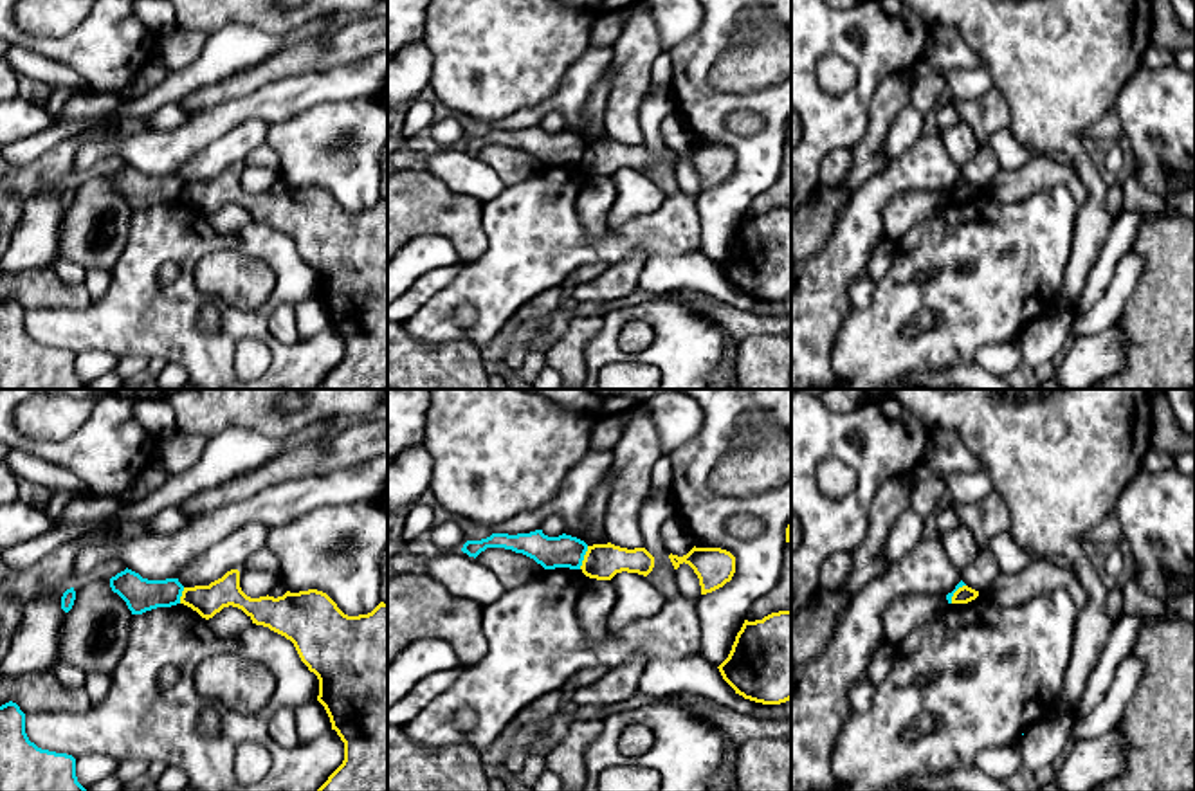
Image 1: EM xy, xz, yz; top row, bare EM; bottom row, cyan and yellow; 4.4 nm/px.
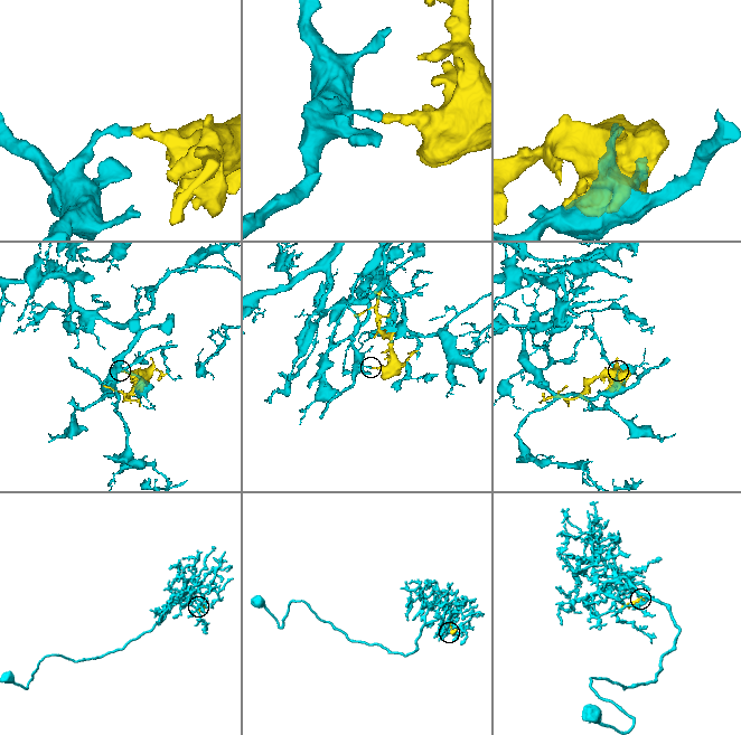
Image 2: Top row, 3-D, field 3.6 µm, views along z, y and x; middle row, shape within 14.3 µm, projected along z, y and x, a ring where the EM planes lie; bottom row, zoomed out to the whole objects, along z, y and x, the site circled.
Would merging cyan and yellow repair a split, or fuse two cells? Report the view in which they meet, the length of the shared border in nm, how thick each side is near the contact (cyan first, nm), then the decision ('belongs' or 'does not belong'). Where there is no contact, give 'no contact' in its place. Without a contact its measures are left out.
contact in xz; length 110 nm; calibres 140 and 160 nm; does not belong

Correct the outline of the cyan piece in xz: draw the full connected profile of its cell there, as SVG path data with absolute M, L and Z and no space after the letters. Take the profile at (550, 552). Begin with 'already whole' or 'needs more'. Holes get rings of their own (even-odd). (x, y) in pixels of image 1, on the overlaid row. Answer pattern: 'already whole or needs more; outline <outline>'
already whole; outline M543 530L530 533L492 533L481 541L467 541L461 548L469 557L478 557L487 548L505 548L523 553L541 564L544 569L570 568L580 569L588 544L571 535L548 537Z

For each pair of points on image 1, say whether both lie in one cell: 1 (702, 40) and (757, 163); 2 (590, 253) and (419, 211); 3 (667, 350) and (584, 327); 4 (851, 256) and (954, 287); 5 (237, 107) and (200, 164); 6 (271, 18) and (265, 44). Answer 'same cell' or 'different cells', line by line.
1: same cell
2: different cells
3: different cells
4: different cells
5: different cells
6: different cells

